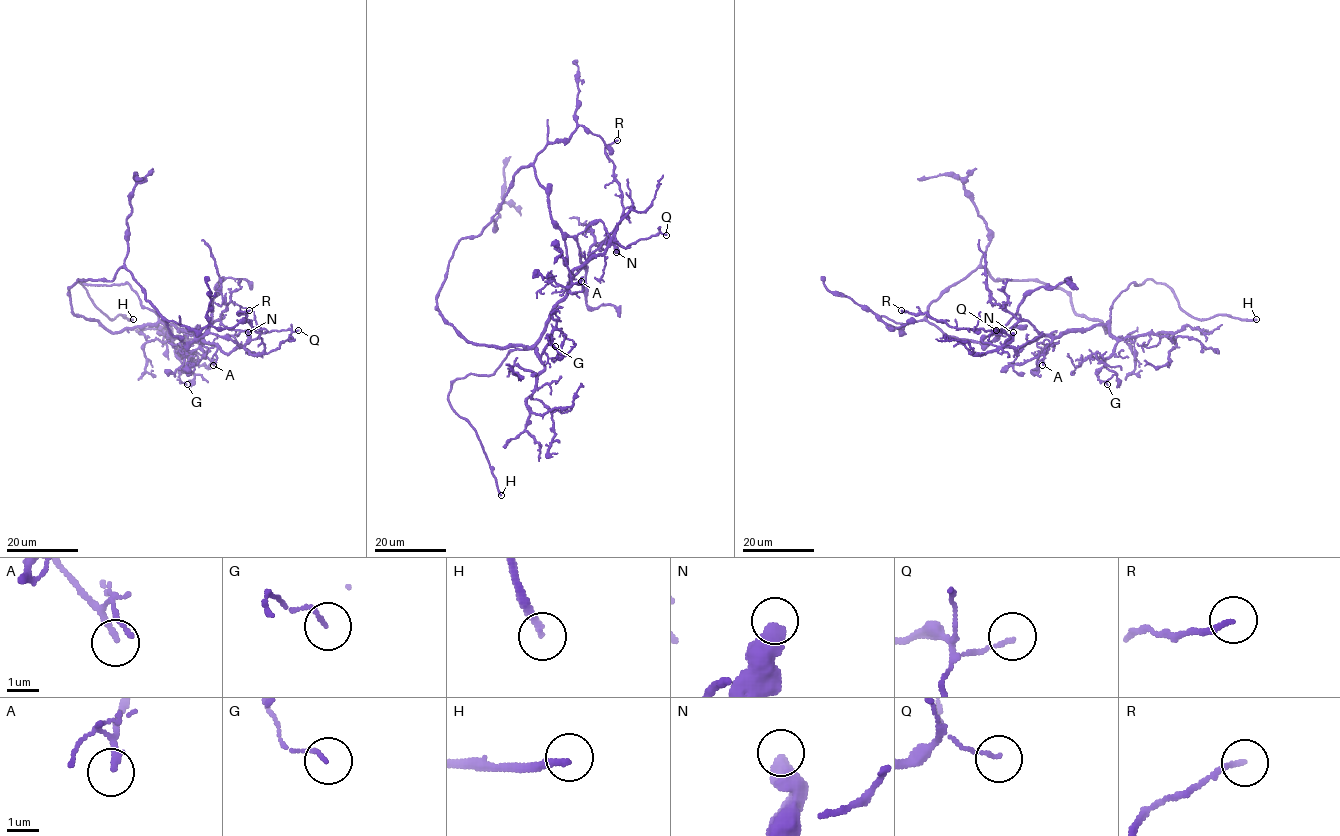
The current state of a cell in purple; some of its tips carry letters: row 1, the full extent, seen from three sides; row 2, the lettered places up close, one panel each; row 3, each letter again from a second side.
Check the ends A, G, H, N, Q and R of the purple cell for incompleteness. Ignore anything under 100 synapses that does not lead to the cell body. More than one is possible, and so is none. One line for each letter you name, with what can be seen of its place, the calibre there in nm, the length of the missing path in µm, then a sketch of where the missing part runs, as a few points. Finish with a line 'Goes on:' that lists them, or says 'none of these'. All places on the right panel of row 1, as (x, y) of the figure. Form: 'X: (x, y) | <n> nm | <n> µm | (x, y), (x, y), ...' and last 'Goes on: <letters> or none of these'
H: (1256, 319) | 240 nm | 20 µm | (1256, 319), (1273, 318), (1283, 322), (1305, 316), (1313, 321)
Goes on: H

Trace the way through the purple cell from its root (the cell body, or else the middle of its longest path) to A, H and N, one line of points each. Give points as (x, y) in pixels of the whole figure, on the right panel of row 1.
A: (1030, 342), (1043, 336), (1051, 339), (1042, 365)
H: (1030, 342), (1103, 325), (1112, 302), (1131, 283), (1147, 279), (1165, 284), (1192, 317), (1256, 319)
N: (1030, 342), (1016, 353), (1005, 345), (1013, 332)

